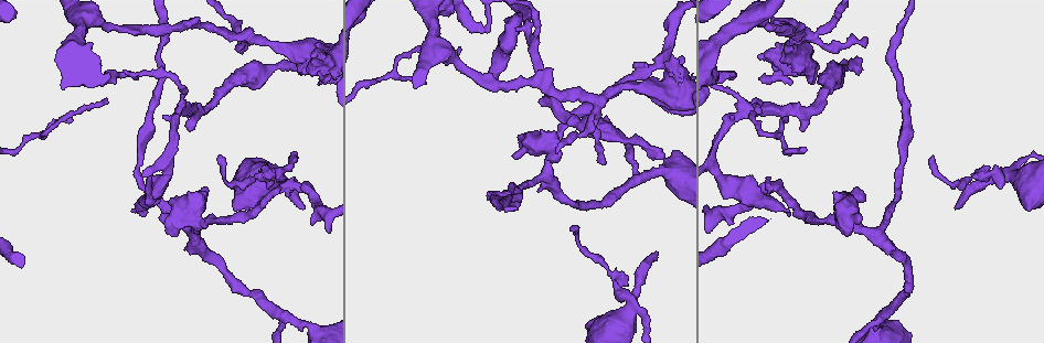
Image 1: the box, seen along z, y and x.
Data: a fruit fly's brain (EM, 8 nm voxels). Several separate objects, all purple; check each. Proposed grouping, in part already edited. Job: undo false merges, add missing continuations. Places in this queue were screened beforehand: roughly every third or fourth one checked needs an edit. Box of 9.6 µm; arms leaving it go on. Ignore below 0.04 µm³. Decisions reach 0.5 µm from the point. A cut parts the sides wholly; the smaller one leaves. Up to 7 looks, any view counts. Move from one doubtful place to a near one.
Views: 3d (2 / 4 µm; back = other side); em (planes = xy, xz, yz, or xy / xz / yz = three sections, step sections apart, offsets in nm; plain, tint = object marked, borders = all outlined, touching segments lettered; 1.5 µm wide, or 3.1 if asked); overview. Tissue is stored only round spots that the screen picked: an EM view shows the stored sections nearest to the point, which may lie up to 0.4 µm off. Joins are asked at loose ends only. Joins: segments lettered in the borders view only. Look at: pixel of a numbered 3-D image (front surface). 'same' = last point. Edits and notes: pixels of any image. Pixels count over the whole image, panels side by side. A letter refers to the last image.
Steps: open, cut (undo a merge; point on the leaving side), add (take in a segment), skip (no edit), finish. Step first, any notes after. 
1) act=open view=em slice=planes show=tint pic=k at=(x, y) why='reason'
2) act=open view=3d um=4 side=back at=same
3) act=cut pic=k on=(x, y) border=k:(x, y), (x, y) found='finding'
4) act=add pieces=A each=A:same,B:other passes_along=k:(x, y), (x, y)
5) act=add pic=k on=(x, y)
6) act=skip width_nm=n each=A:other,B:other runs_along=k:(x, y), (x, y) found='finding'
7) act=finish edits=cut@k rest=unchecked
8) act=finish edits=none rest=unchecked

act=open view=em slice=planes show=borders pic=1 at=(629, 302)

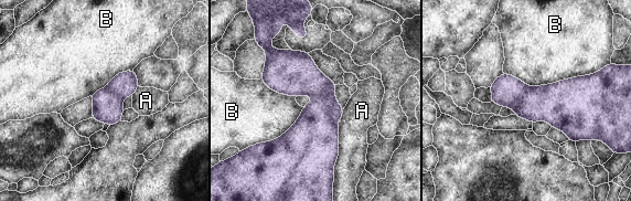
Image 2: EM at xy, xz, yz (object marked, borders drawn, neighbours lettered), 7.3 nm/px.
act=cut pic=2 on=(306, 80) each=A:other,B:other found='a second cell is stuck on'

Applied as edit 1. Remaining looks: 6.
act=open view=overview why='see it whole again'

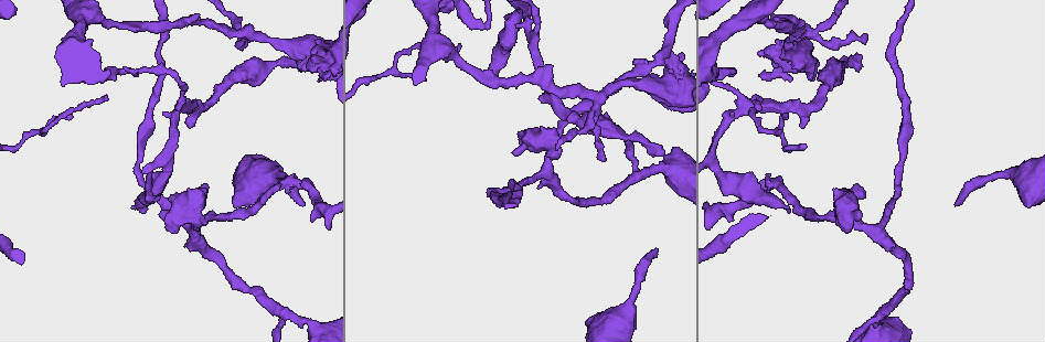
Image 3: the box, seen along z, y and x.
act=open view=3d um=4 side=back pic=3 at=(642, 174) why='side arm on a straight run'

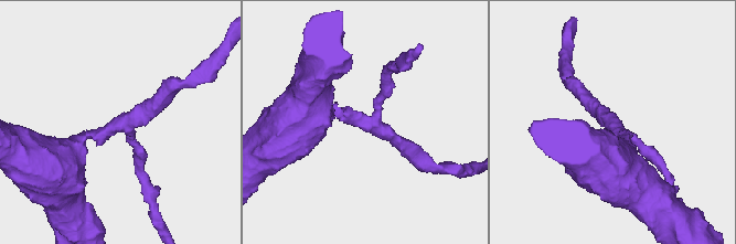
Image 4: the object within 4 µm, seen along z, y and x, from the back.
act=open view=em slice=xz step=4 show=tint pic=4 at=(366, 121)

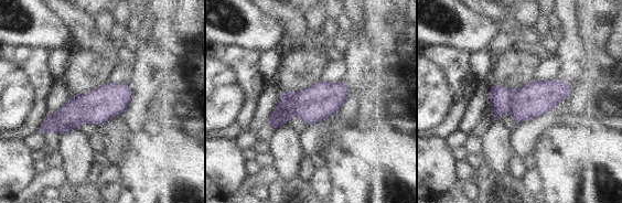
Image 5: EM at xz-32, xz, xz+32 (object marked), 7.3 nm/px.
act=open view=em slice=xz step=4 show=borders at=same

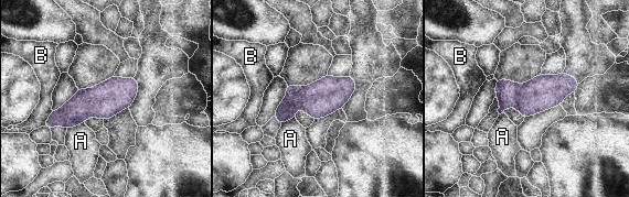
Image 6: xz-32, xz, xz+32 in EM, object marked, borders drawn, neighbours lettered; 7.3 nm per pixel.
act=cut pic=6 on=(291, 90) each=A:other,B:other border=6:(304, 87), (296, 104) found='a second cell is stuck on'

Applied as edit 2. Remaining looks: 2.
act=open view=overview why='redraw'

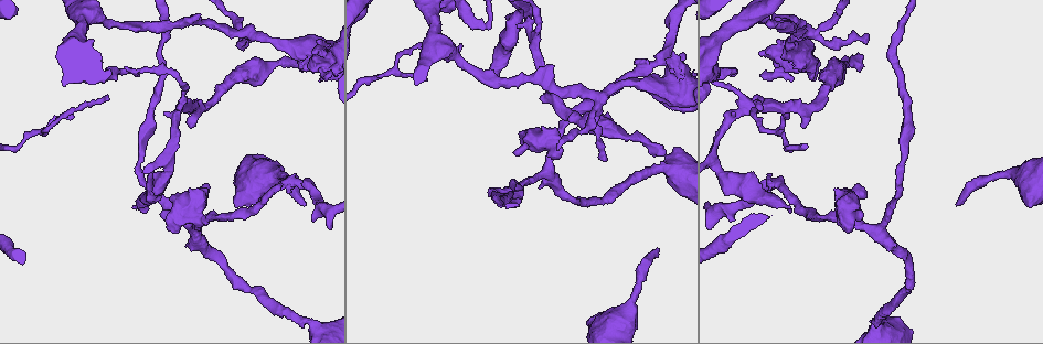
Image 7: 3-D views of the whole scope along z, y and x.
act=open view=em slice=xz step=4 show=borders pic=7 at=(169, 168) why='three arms meet'

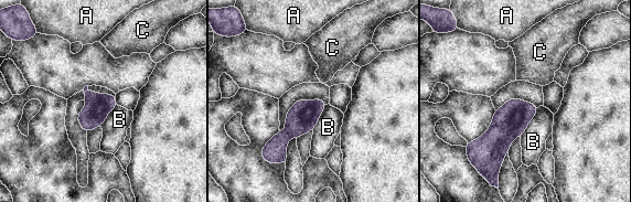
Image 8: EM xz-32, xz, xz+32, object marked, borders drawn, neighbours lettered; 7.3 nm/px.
act=skip each=A:other,B:other,C:other border=8:(538, 107), (520, 136) found='one cell here'

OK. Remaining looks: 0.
act=finish edits=cut@2,cut@6 rest=unchecked

